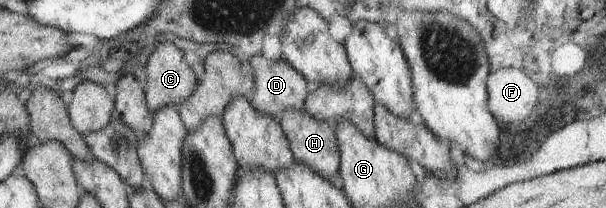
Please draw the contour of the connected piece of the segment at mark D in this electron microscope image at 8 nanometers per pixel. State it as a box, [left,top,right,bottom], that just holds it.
[247,54,311,123]

